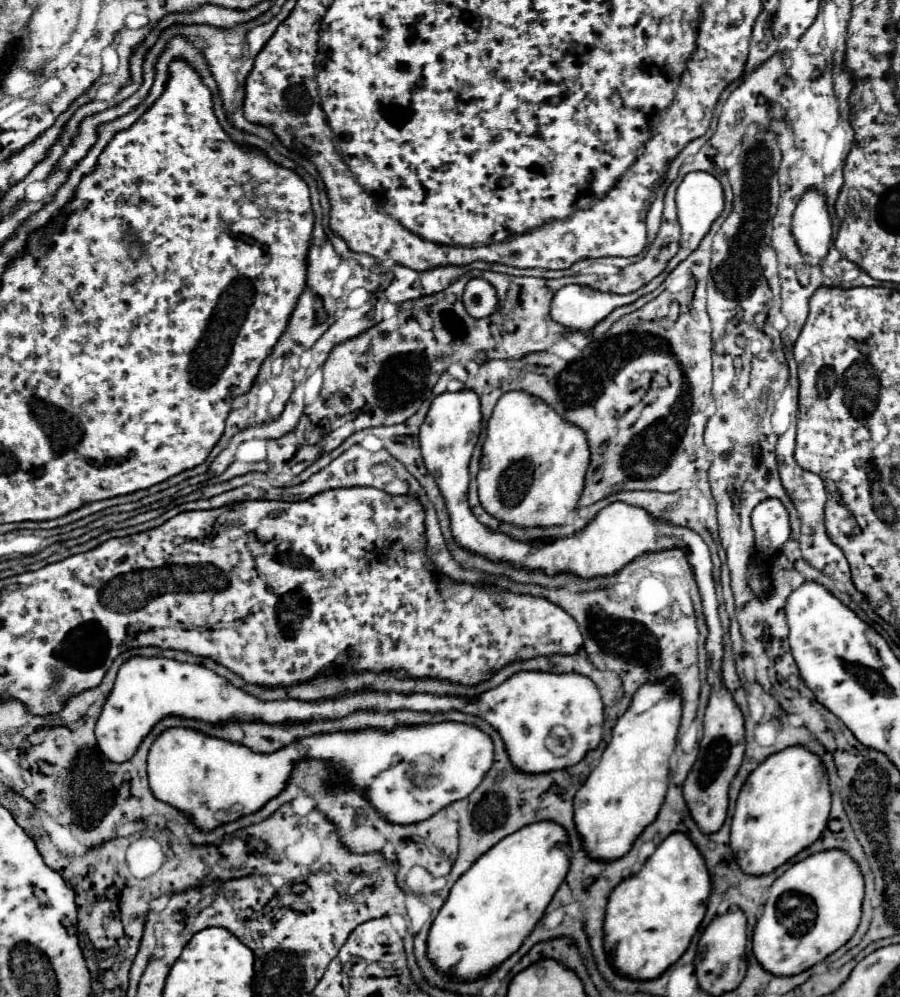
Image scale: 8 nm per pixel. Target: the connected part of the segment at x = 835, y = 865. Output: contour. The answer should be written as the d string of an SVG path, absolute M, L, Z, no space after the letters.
M839 849L815 853L791 865L769 889L765 911L753 931L753 955L759 965L775 977L793 977L821 963L825 957L843 947L855 933L861 919L863 877L857 863Z

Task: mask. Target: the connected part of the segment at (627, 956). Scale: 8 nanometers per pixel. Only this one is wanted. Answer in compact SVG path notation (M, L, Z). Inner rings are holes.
M683 833L669 835L663 843L657 845L657 851L647 859L639 873L621 881L617 889L613 889L607 913L605 913L605 953L613 961L613 969L621 977L629 977L635 981L651 981L661 977L689 947L691 937L697 933L705 917L707 897L711 893L711 879L705 867L705 861L697 847Z

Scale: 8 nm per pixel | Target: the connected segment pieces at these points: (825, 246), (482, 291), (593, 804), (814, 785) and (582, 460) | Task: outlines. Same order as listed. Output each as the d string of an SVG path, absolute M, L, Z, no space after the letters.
M817 191L805 193L805 197L797 203L791 231L803 255L809 255L815 261L821 261L827 255L831 245L831 219L827 203Z
M471 279L465 287L463 303L471 317L477 317L477 319L487 317L497 309L495 289L483 279Z
M673 679L643 685L631 707L613 727L613 737L599 765L575 793L575 827L585 853L593 861L617 861L627 855L637 837L651 825L667 793L669 757L675 751L681 721L681 697Z
M789 747L767 757L745 781L731 823L731 851L747 875L767 875L811 847L829 819L831 793L827 771L817 755Z
M509 391L505 395L501 395L501 399L497 401L495 405L495 411L489 419L489 425L487 425L487 439L483 443L483 455L481 455L481 469L479 469L479 475L477 475L477 483L479 483L479 501L481 501L481 507L491 515L495 517L497 521L501 523L509 523L509 525L515 525L515 527L553 527L553 525L565 525L569 523L575 507L577 507L577 501L583 493L583 479L585 479L585 469L589 465L589 447L587 447L587 439L585 439L585 433L575 427L575 425L569 425L567 421L563 421L553 409L549 409L549 405L545 405L541 399L525 393L525 391Z

